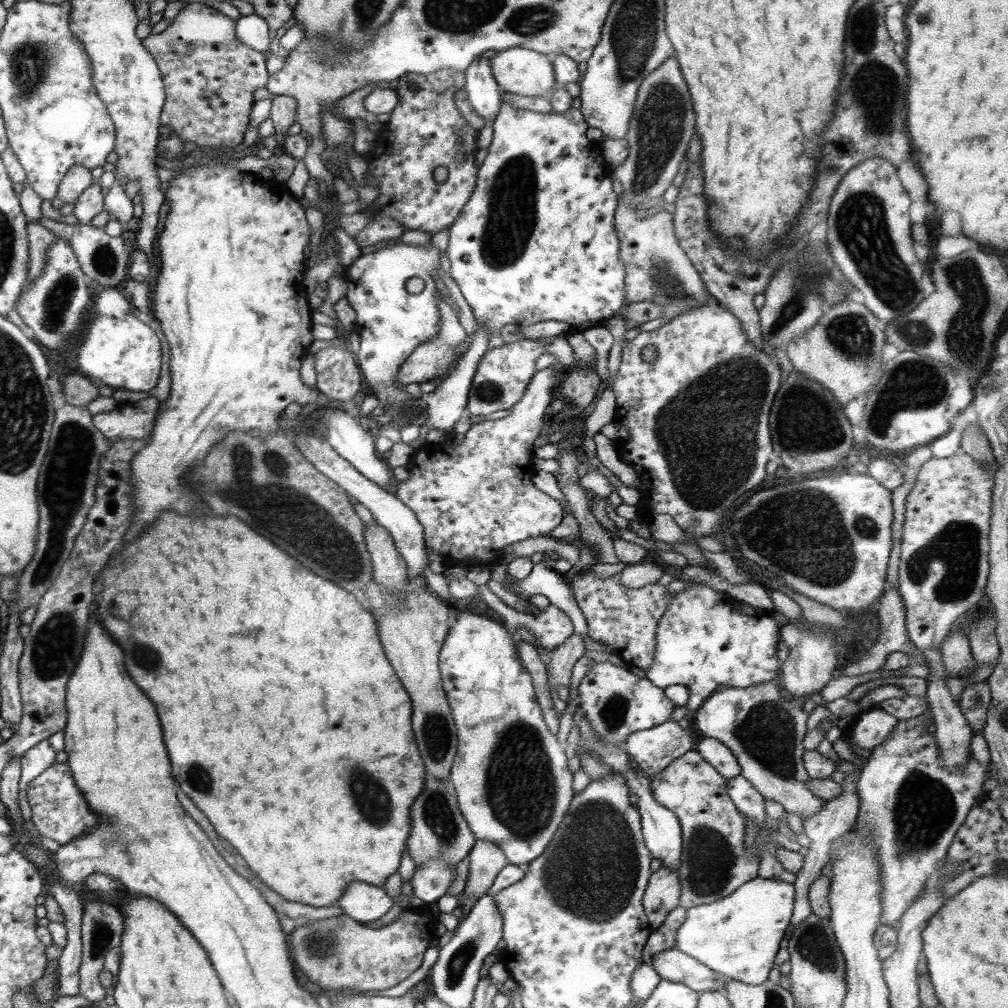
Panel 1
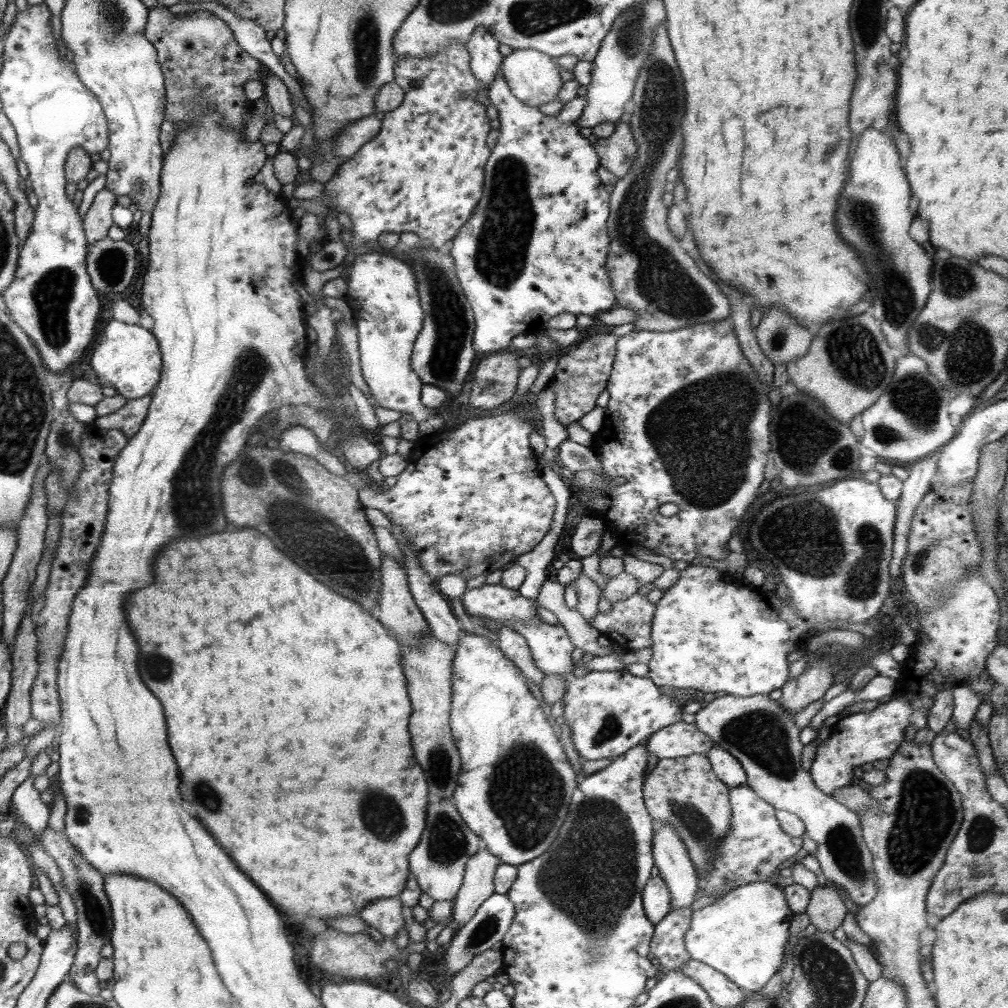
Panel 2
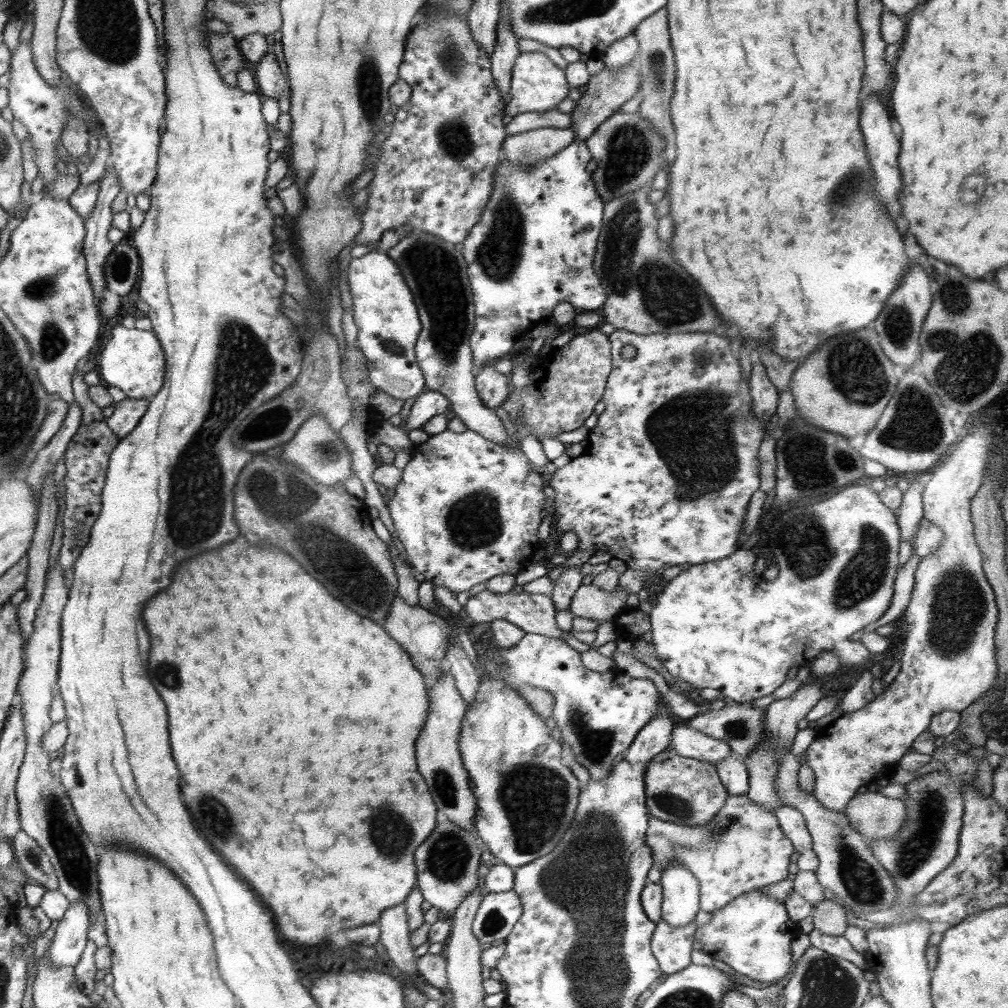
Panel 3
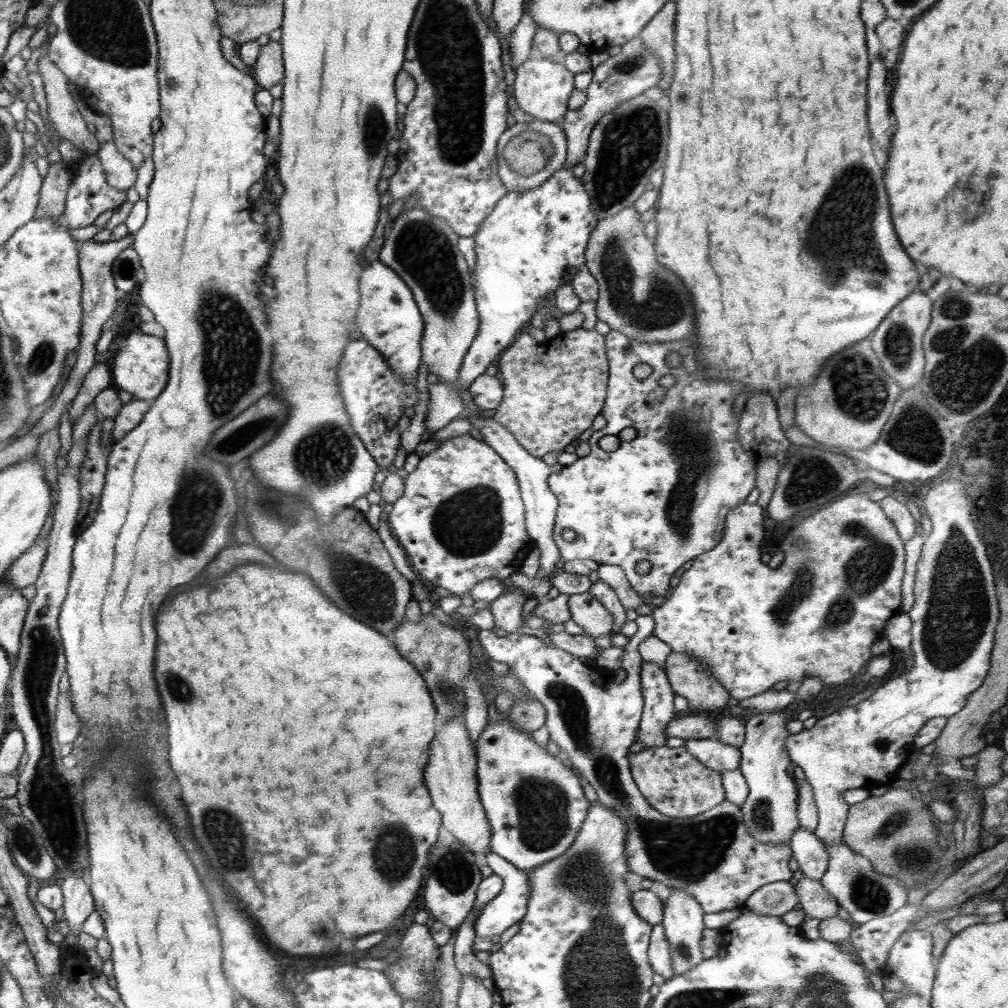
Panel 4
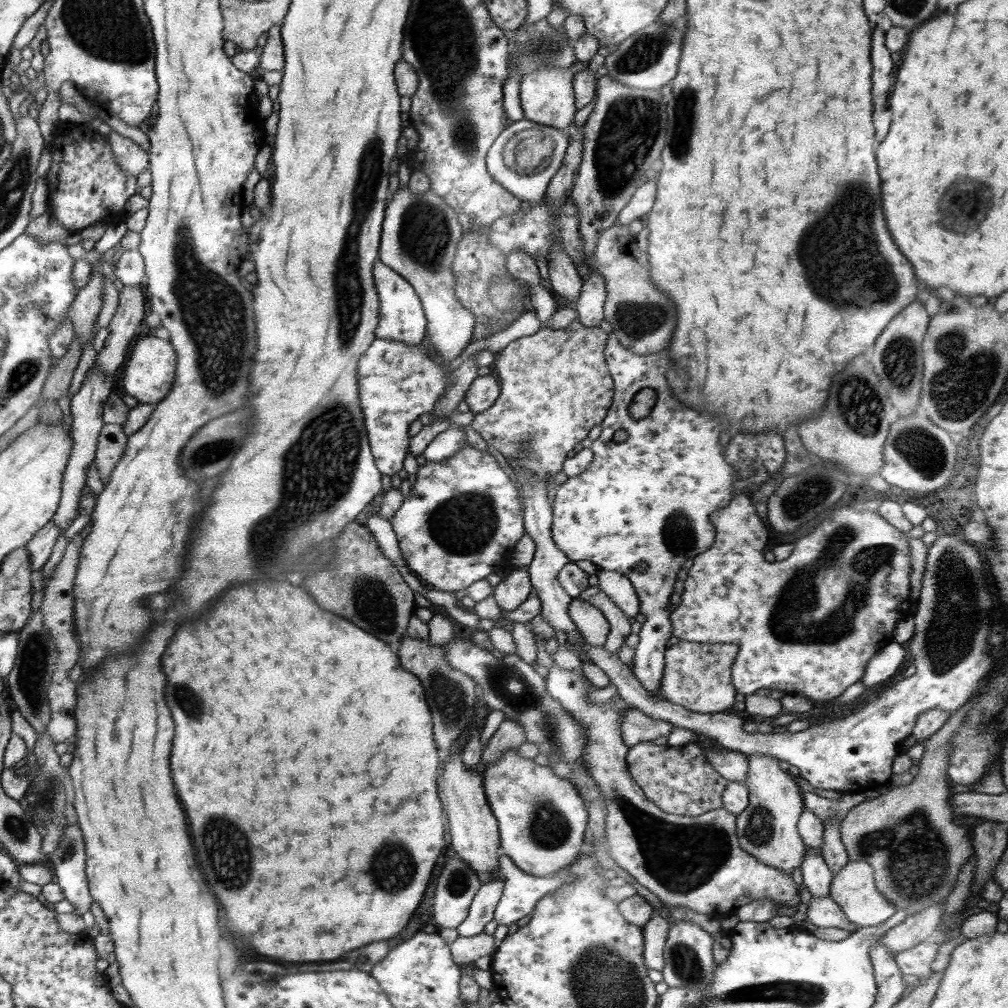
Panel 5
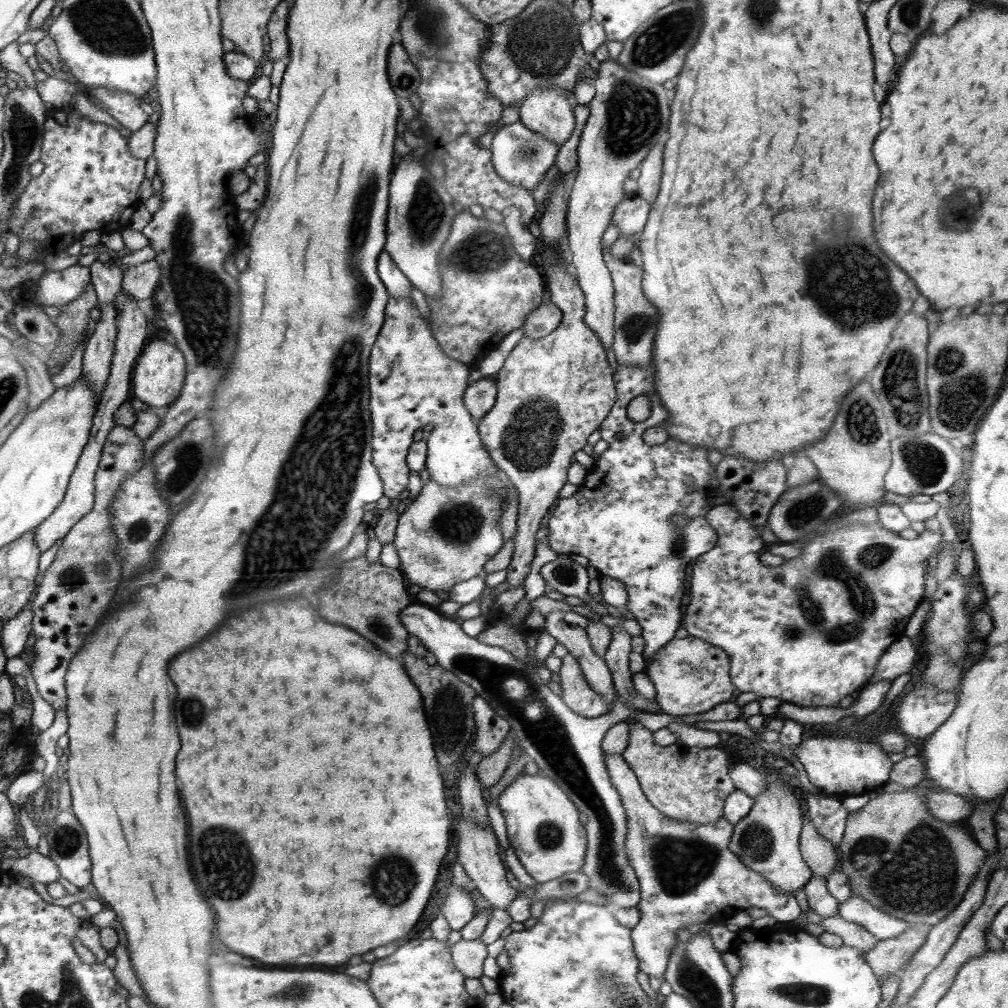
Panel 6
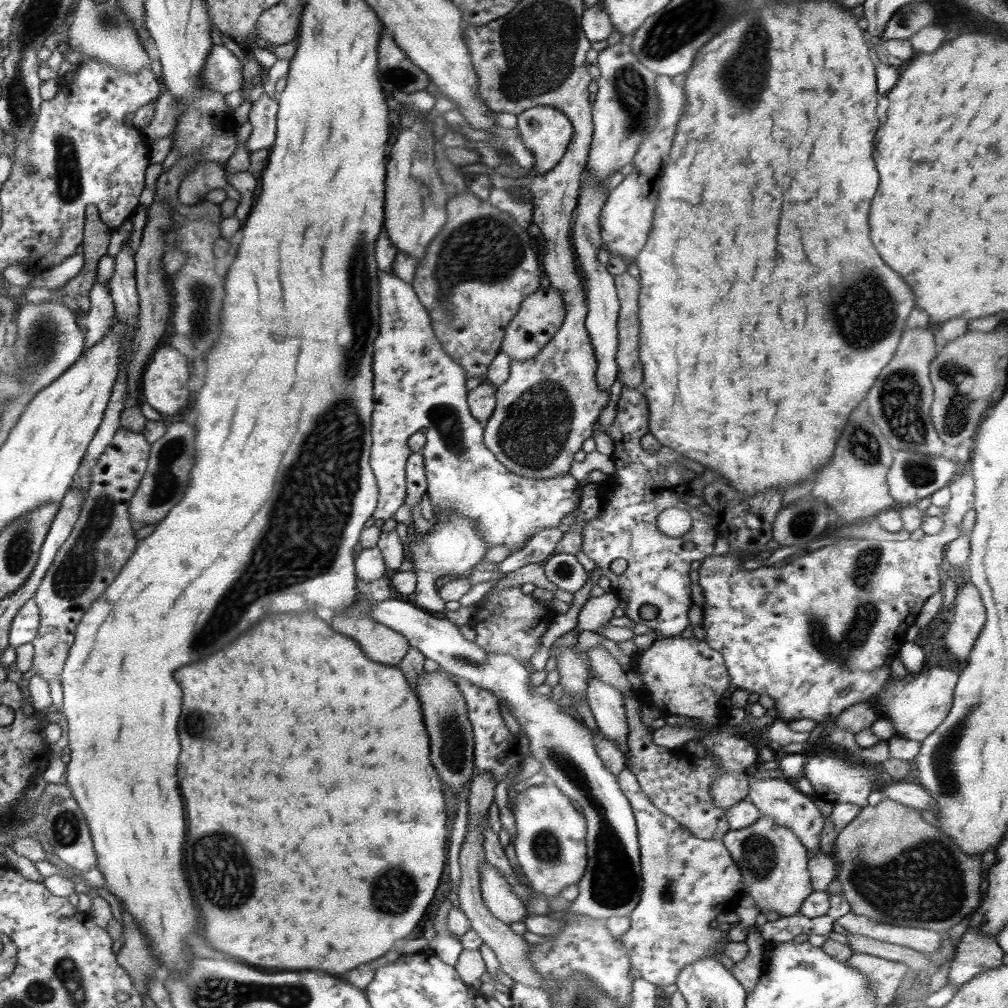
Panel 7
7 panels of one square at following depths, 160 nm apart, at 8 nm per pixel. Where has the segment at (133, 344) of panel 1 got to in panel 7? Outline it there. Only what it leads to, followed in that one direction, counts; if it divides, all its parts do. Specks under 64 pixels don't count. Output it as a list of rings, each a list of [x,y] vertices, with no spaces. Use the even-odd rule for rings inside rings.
[[[159,346],[148,362],[140,383],[141,400],[148,402],[163,417],[178,414],[188,404],[188,397],[191,395],[188,387],[189,379],[192,379],[190,361],[171,346]]]

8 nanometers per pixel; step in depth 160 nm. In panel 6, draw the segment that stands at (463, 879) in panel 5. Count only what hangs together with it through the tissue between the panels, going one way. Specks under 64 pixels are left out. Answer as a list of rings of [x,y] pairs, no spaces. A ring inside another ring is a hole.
[[[451,884],[448,897],[442,904],[441,912],[448,921],[450,930],[462,930],[475,915],[475,902],[469,893],[471,888],[457,888]]]

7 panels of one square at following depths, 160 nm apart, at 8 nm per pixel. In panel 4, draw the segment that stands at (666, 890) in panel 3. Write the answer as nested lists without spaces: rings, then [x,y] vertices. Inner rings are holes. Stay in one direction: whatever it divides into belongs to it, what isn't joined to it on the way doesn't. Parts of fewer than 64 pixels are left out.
[[[670,889],[670,896],[663,905],[662,926],[664,926],[666,941],[670,945],[670,953],[672,954],[672,968],[674,975],[684,974],[687,970],[692,970],[698,966],[699,962],[704,960],[702,952],[700,952],[700,941],[702,941],[703,930],[705,929],[703,916],[705,912],[694,898],[687,892],[680,889]]]

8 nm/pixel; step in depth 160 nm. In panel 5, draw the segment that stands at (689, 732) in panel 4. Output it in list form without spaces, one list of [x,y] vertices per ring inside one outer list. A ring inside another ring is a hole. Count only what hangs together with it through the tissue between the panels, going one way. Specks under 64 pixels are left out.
[[[626,709],[625,713],[621,716],[621,733],[625,745],[630,748],[639,742],[652,741],[659,736],[668,736],[673,728],[676,727],[670,722],[664,720],[656,720],[646,716],[641,710]]]

